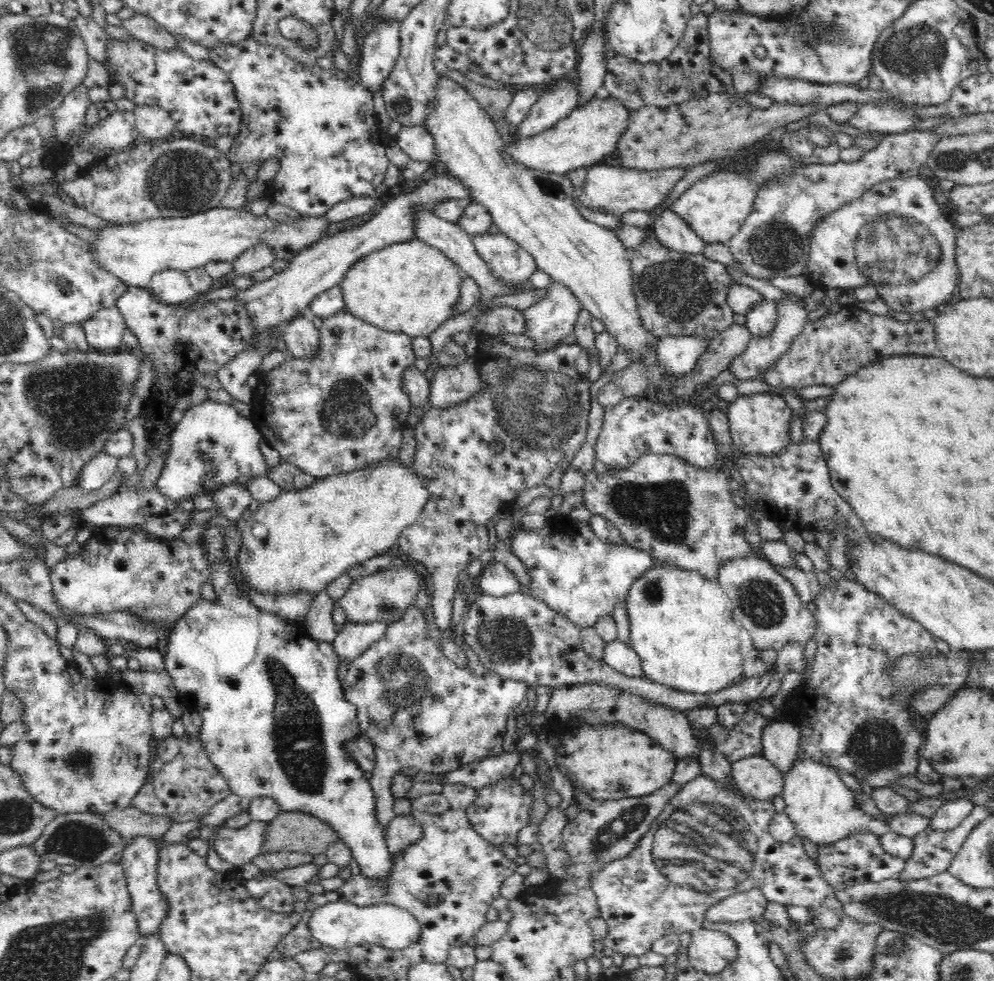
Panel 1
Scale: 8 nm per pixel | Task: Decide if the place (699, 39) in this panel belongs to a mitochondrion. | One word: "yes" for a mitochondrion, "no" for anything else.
no

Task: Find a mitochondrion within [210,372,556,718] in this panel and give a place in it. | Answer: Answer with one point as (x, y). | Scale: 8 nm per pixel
(401, 682)

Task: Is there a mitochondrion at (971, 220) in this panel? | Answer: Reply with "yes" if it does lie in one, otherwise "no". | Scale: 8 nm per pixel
no

